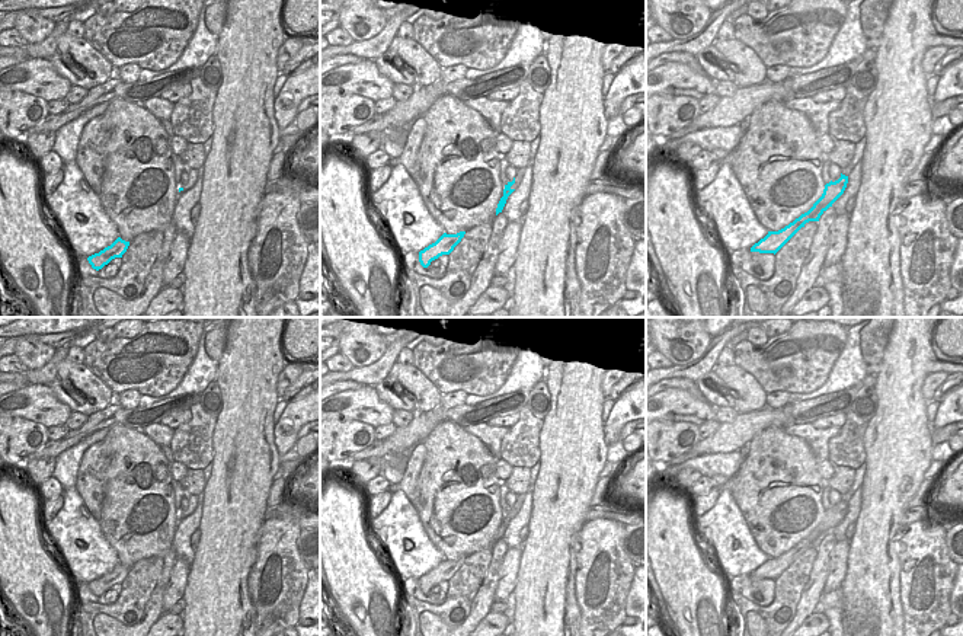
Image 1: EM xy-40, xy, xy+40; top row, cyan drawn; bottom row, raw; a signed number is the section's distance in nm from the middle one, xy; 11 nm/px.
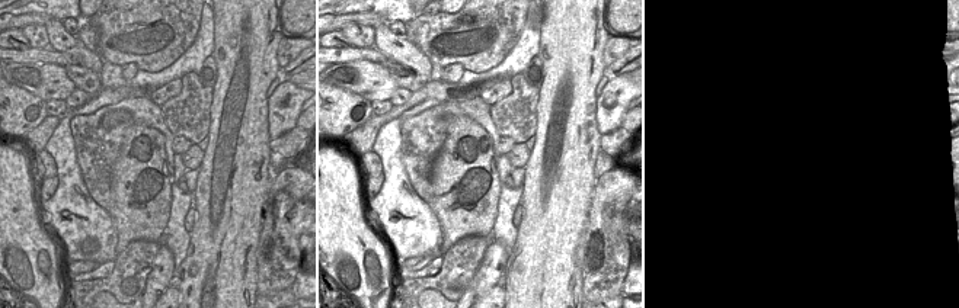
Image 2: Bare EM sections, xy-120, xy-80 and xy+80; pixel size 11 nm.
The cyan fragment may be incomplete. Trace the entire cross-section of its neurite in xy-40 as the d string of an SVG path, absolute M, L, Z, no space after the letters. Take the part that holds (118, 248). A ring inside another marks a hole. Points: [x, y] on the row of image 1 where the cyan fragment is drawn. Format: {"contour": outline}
{"contour": "M118 237L111 246L105 247L99 253L89 256L87 261L93 269L99 271L105 265L108 265L112 259L122 258L128 246L129 242L125 242L121 237Z"}

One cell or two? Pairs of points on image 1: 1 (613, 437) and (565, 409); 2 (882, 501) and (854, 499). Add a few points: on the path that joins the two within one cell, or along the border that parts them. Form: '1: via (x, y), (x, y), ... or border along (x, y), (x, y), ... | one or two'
1: border along (602, 424), (602, 438), (607, 447) | two
2: border along (866, 466), (861, 485), (861, 508), (854, 521) | two

